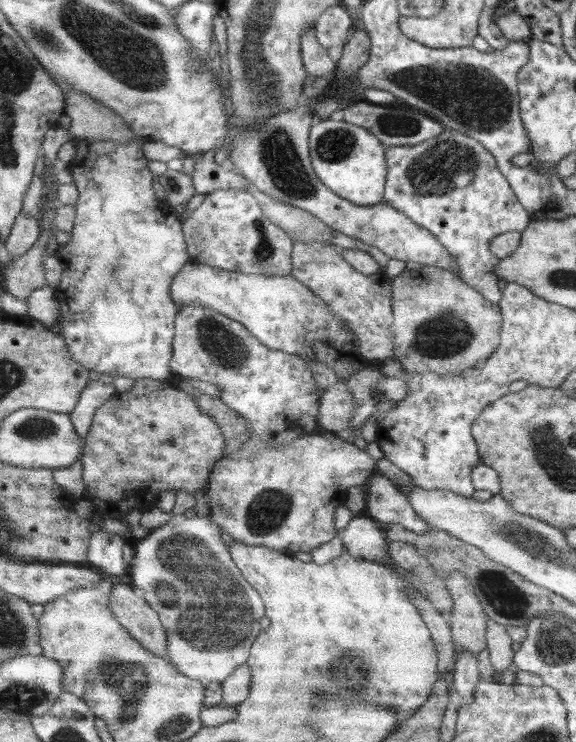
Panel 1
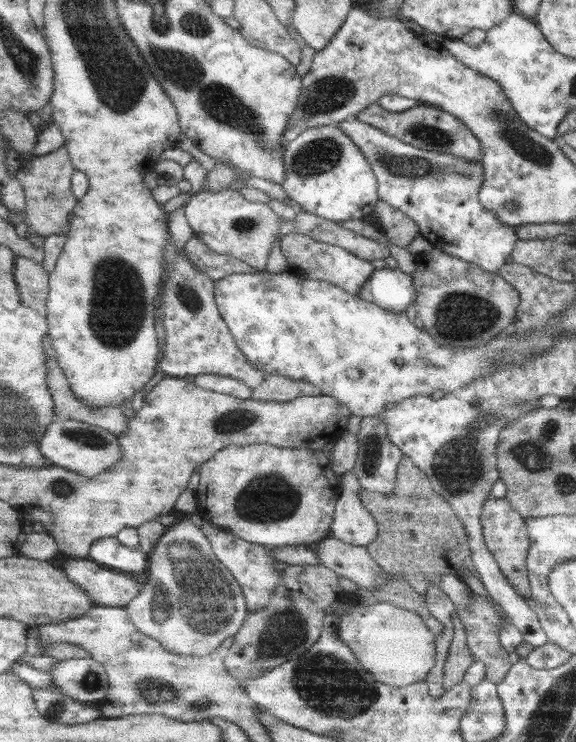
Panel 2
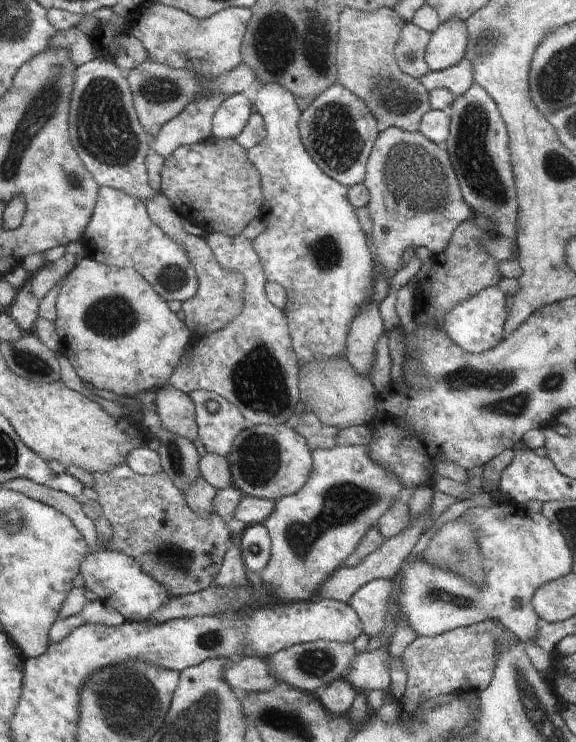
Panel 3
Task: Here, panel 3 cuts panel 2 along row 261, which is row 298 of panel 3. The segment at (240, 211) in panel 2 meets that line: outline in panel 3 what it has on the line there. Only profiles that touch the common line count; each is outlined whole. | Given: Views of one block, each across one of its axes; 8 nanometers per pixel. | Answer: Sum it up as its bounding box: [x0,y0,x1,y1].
[169,233,300,426]

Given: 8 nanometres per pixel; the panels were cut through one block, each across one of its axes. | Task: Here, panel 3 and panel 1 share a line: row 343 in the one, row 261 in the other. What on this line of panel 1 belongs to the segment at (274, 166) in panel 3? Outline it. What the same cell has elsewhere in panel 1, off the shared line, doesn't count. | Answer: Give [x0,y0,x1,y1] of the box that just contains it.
[292,242,394,363]

